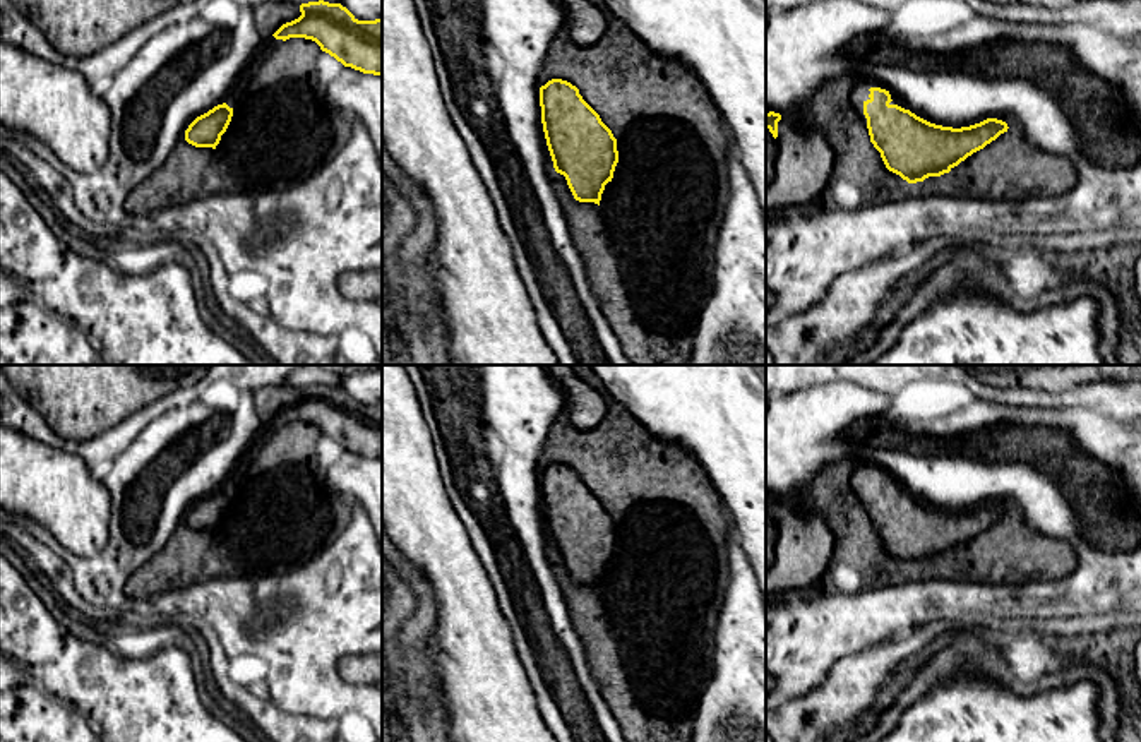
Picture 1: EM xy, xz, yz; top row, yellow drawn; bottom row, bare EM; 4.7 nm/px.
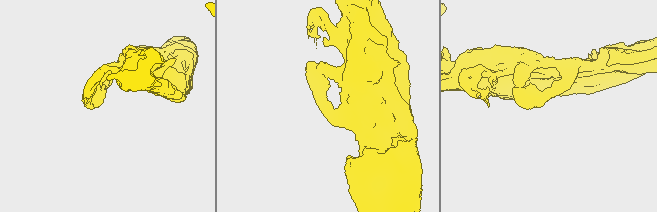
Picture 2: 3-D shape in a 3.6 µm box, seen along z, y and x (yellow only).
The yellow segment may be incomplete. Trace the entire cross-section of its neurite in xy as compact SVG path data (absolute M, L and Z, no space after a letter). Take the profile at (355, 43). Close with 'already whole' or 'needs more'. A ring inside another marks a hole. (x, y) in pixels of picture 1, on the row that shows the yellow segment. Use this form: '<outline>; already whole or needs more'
M324 0L300 5L302 15L283 24L276 39L305 38L344 67L382 75L382 19L358 21L341 3Z; already whole

